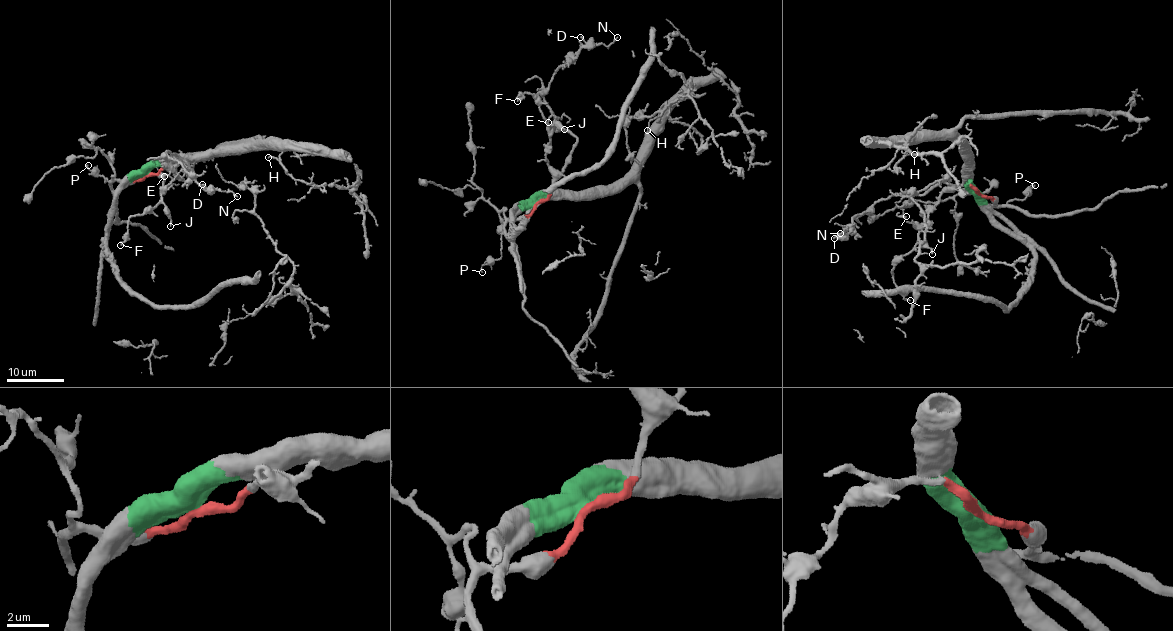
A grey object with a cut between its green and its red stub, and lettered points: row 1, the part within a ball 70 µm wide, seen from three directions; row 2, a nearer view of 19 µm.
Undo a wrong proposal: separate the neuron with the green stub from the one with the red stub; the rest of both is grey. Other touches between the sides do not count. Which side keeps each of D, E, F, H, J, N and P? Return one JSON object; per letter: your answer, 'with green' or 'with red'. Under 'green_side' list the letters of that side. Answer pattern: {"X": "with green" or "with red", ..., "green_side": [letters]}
{"D": "with red", "E": "with red", "F": "with red", "H": "with green", "J": "with red", "N": "with red", "P": "with red", "green_side": ["H"]}

